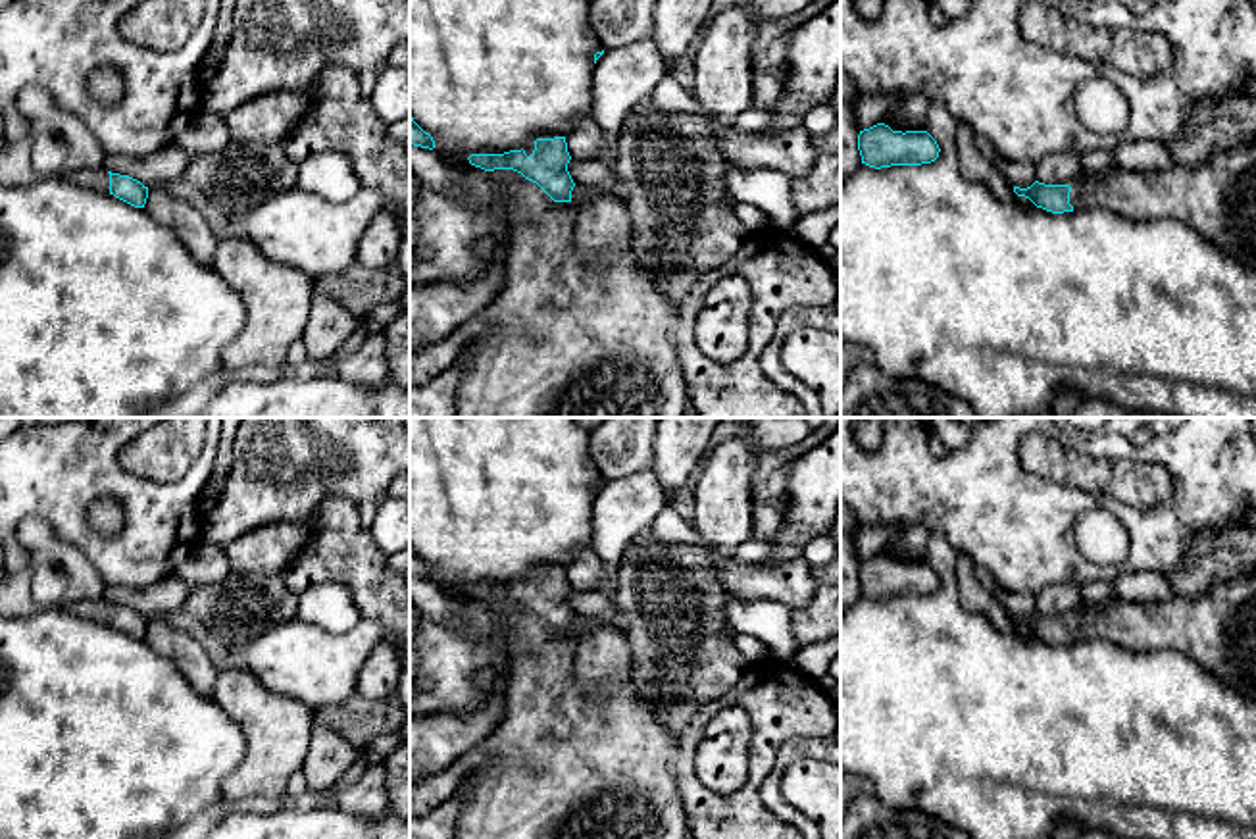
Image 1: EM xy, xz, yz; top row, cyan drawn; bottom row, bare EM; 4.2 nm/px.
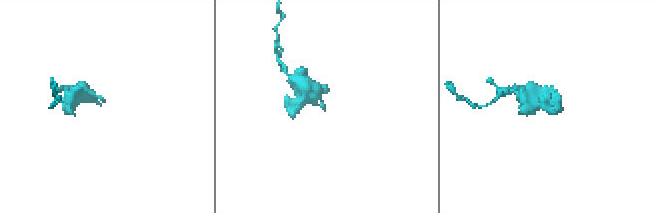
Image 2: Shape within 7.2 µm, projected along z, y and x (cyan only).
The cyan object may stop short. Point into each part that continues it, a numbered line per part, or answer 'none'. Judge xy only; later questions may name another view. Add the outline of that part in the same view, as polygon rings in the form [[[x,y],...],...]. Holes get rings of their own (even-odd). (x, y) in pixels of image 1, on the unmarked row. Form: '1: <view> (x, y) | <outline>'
1: xy (91, 609) | [[[83,598],[62,604],[69,614],[100,623],[110,623],[110,604],[106,598]]]

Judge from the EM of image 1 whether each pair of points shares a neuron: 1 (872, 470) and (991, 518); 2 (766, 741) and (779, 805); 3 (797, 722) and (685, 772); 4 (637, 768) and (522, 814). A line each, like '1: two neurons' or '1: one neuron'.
1: one neuron
2: two neurons
3: one neuron
4: one neuron

